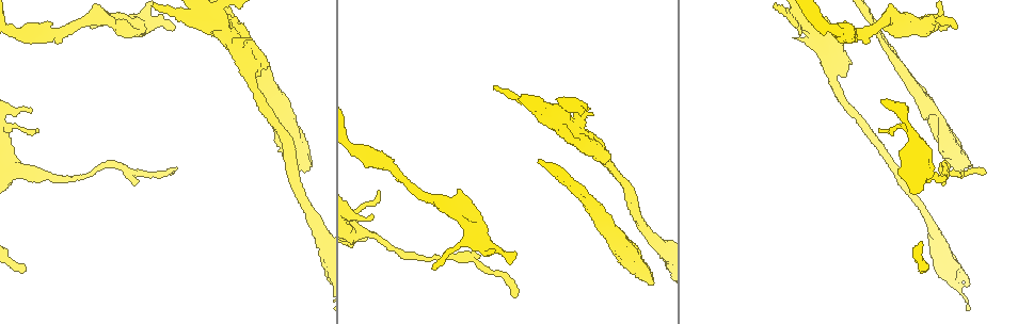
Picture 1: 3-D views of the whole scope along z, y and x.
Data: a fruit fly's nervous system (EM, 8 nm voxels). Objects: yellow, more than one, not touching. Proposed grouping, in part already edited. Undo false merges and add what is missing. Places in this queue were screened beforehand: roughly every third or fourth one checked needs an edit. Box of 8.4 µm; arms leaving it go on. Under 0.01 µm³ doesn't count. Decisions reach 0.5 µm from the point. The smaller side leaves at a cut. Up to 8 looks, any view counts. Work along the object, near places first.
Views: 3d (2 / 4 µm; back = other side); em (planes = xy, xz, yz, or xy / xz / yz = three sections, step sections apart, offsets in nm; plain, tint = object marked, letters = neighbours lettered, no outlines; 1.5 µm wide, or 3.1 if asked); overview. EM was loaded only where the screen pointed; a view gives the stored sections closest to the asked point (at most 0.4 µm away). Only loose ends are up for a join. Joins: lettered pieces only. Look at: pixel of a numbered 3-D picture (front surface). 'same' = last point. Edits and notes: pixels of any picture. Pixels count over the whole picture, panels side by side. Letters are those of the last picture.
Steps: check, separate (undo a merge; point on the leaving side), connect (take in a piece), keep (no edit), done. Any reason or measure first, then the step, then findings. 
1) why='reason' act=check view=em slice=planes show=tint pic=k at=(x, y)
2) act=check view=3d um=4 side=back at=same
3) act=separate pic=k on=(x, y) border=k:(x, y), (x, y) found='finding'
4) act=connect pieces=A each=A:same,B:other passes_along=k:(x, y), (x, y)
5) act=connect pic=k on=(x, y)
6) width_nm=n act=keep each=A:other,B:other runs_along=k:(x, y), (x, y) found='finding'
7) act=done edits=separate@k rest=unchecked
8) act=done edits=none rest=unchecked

why='free end' act=check view=3d um=4 pic=1 at=(435, 268)

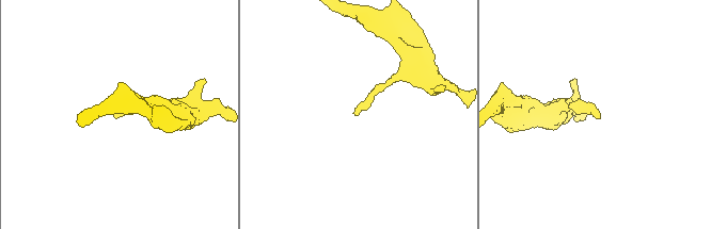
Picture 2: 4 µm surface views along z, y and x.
why='shape alone is not enough' act=check view=em um=3.1 slice=planes show=letters pic=2 at=(355, 115)

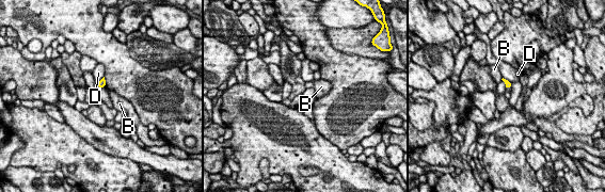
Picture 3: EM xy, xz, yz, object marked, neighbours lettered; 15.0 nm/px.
act=keep each=B:other,D:other border=3:(503, 77), (511, 82) found='none of them fits'

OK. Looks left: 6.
why='an open end' act=check view=em slice=planes show=letters pic=1 at=(172, 31)

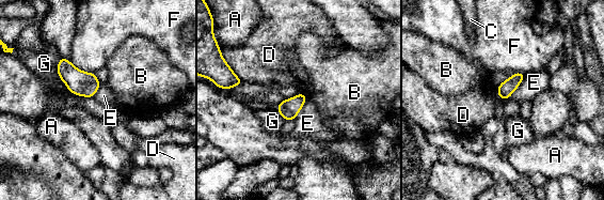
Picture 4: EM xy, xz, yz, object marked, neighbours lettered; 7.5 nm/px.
act=keep each=A:other,B:other,C:other,D:other,E:other,F:other,G:other border=4:(525, 74), (519, 87), (507, 98) found='none of them fits'

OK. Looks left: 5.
why='free end' act=check view=3d um=4 side=back pic=1 at=(653, 283)

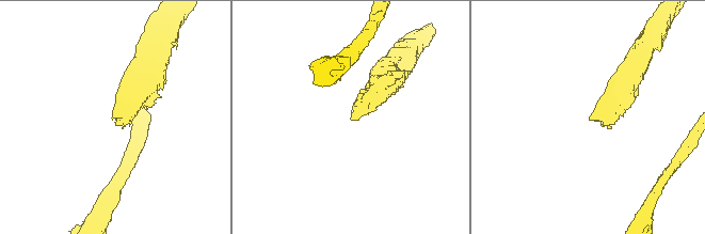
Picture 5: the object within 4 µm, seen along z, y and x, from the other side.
why='now the EM' act=check view=em slice=xz step=4 show=letters pic=5 at=(114, 116)

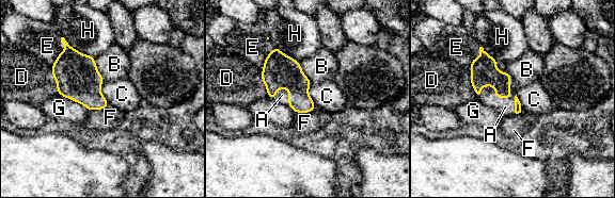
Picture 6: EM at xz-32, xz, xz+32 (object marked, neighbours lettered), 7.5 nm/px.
act=connect pieces=A each=A:same,B:other,C:other,D:other,E:other,F:other,G:other,H:other found='the neuron continues'

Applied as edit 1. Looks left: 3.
act=done edits=connect@6 rest=unchecked

